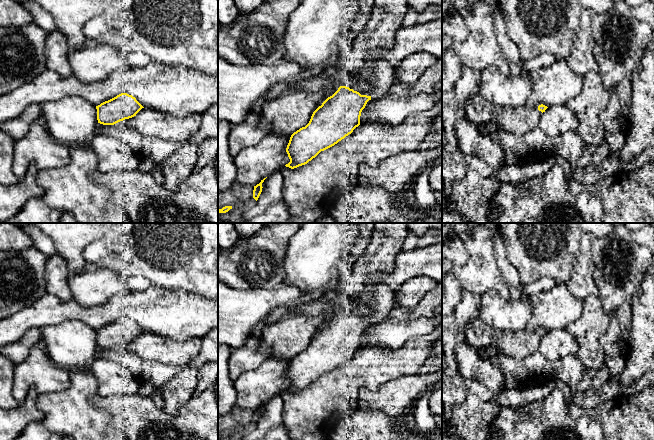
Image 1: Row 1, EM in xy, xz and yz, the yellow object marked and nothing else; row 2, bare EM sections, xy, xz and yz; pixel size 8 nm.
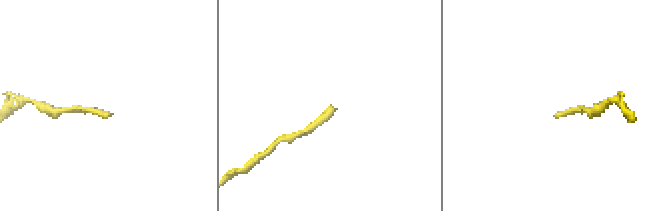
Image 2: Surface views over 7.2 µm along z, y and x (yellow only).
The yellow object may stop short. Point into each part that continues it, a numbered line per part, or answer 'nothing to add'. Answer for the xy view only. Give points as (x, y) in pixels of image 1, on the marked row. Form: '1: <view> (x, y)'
nothing to add

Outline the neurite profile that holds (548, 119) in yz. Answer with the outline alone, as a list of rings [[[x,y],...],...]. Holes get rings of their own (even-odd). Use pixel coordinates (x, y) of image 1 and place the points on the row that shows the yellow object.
[[[567,105],[548,107],[541,115],[539,128],[550,137],[557,137],[566,132],[577,131],[578,117]]]

